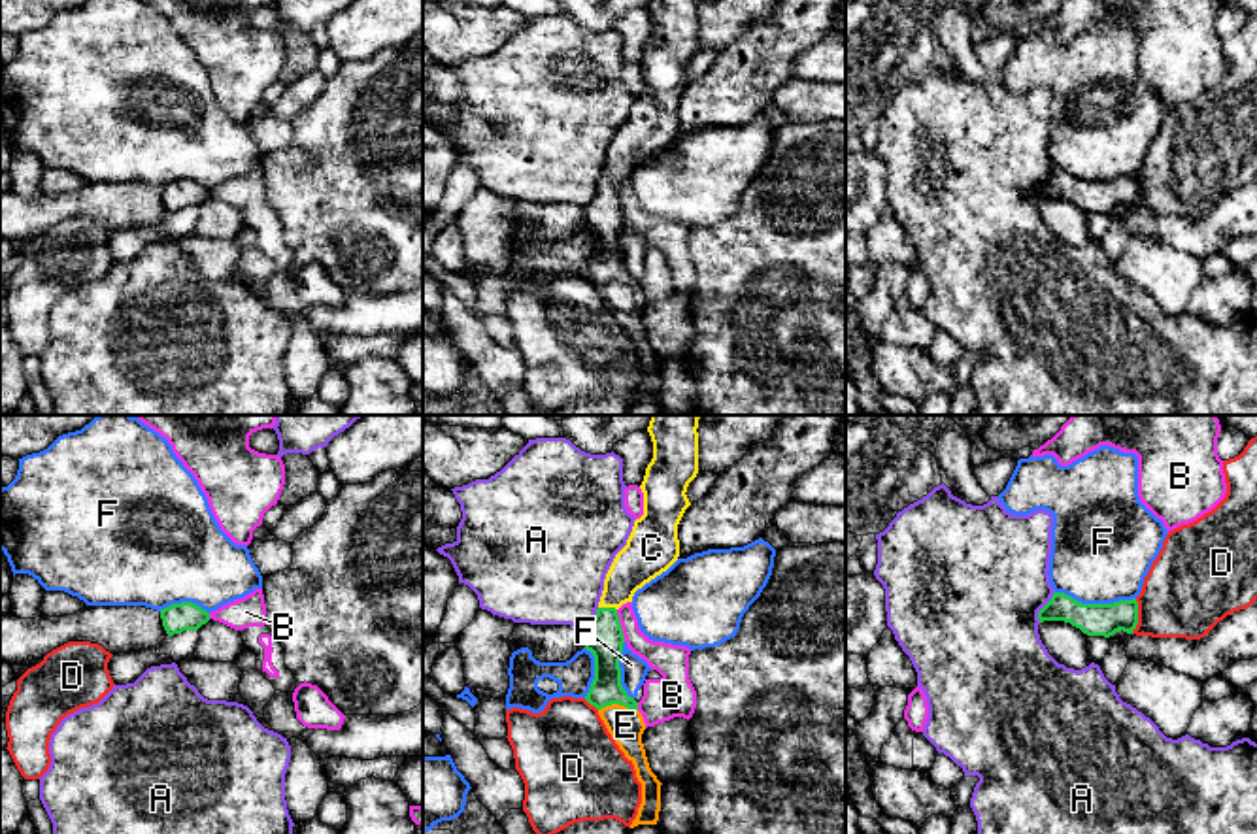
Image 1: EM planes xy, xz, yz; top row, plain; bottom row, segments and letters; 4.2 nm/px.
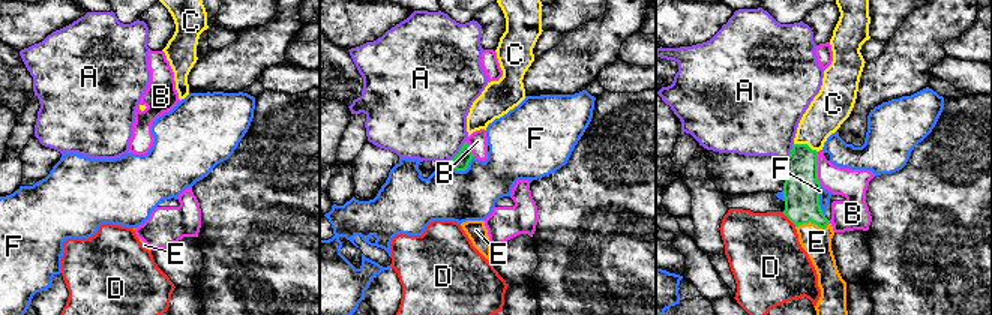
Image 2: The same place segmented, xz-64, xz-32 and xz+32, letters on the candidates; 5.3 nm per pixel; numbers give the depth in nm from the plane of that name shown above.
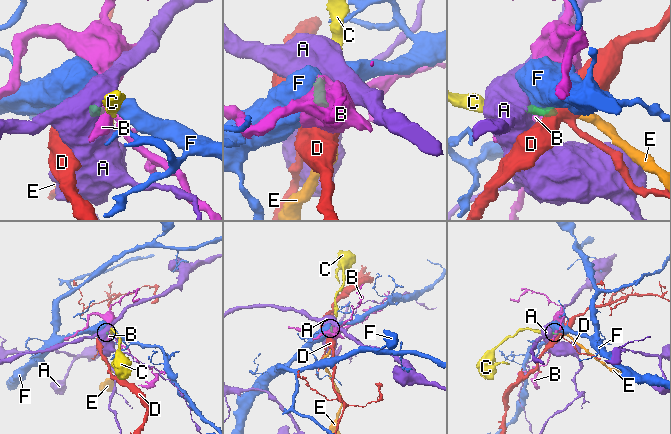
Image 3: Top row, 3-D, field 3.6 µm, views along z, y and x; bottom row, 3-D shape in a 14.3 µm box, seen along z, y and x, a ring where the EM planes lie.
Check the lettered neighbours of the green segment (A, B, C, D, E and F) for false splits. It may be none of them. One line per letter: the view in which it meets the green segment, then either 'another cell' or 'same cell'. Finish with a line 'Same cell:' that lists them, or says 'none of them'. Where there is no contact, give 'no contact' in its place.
A: yz | another cell
B: xz | another cell
C: xz | same cell
D: yz | another cell
E: xz | same cell
F: yz | another cell
Same cell: C, E

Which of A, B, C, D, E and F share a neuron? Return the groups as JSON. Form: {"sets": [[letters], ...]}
{"sets": [["A"], ["B"], ["C", "E"], ["D"], ["F"]]}

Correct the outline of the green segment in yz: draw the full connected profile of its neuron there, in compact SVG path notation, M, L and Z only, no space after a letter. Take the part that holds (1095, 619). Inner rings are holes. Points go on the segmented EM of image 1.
M1053 592L1051 600L1038 611L1040 623L1064 621L1087 636L1110 638L1123 630L1132 634L1138 625L1138 602L1119 600L1114 604L1081 604L1064 592Z

